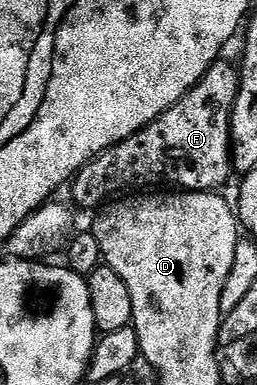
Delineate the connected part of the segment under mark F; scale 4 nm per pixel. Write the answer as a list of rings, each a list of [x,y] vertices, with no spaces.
[[[225,61],[214,63],[208,73],[188,94],[172,109],[168,109],[156,121],[144,129],[132,133],[124,141],[112,145],[104,153],[96,156],[88,166],[83,167],[72,180],[74,199],[82,207],[101,208],[115,197],[127,193],[142,193],[147,189],[181,189],[182,191],[217,192],[232,176],[232,142],[231,123],[234,117],[234,106],[240,86],[240,71]]]

